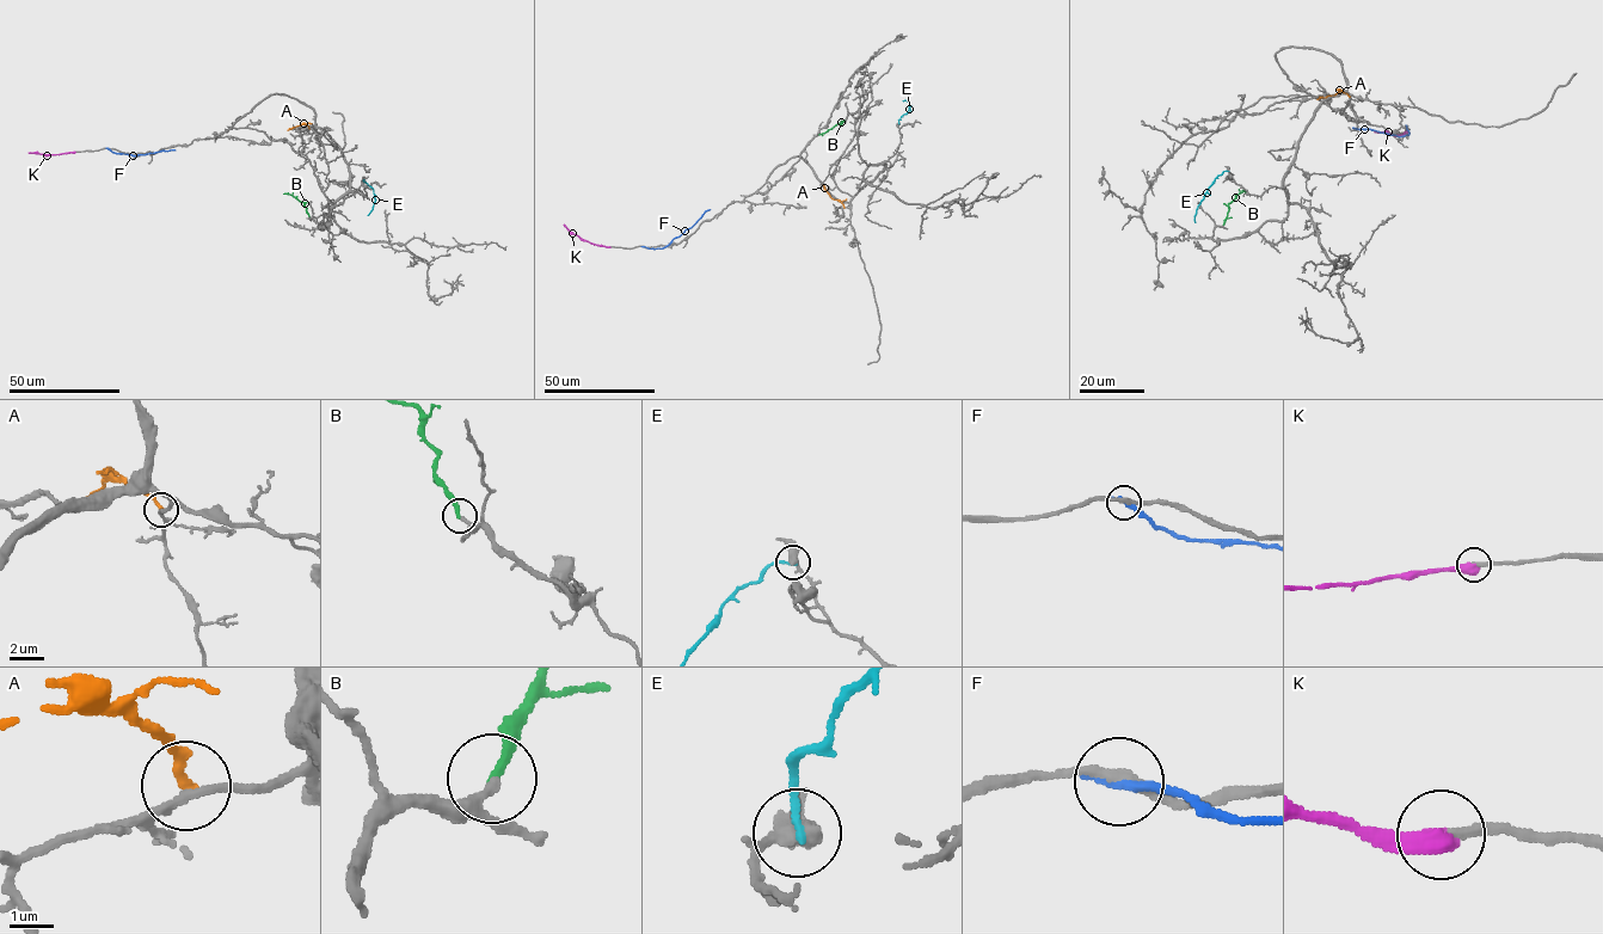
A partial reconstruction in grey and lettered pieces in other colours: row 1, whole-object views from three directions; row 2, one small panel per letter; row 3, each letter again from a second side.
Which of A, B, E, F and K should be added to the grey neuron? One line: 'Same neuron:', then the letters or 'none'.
Same neuron: B, K

